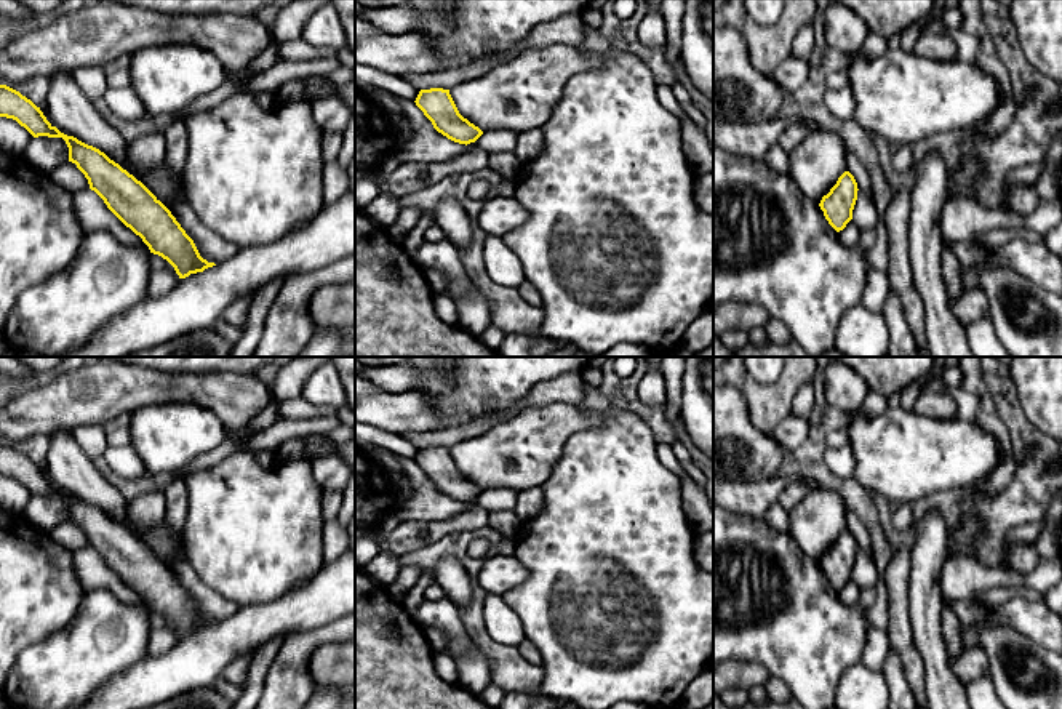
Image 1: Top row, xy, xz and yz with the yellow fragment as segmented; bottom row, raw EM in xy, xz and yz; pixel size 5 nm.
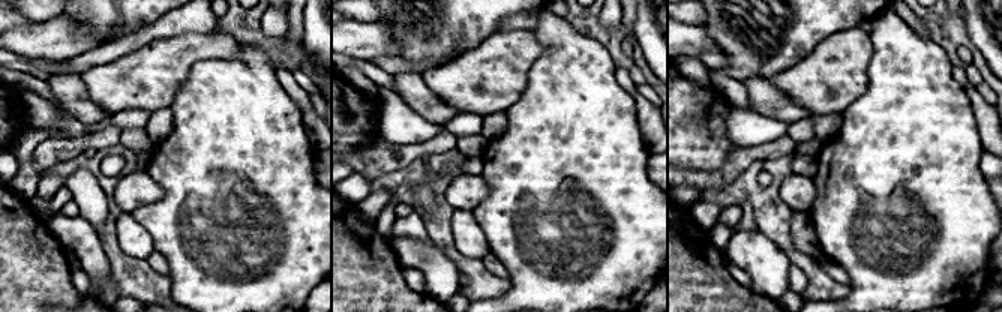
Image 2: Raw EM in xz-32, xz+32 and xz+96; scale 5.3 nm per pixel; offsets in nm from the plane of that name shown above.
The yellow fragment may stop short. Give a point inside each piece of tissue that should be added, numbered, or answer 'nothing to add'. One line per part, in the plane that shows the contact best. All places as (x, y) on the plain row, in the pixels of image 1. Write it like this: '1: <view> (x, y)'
nothing to add

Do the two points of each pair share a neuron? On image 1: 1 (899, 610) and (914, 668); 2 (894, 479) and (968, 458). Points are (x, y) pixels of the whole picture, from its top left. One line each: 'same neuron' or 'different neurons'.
1: same neuron
2: same neuron

